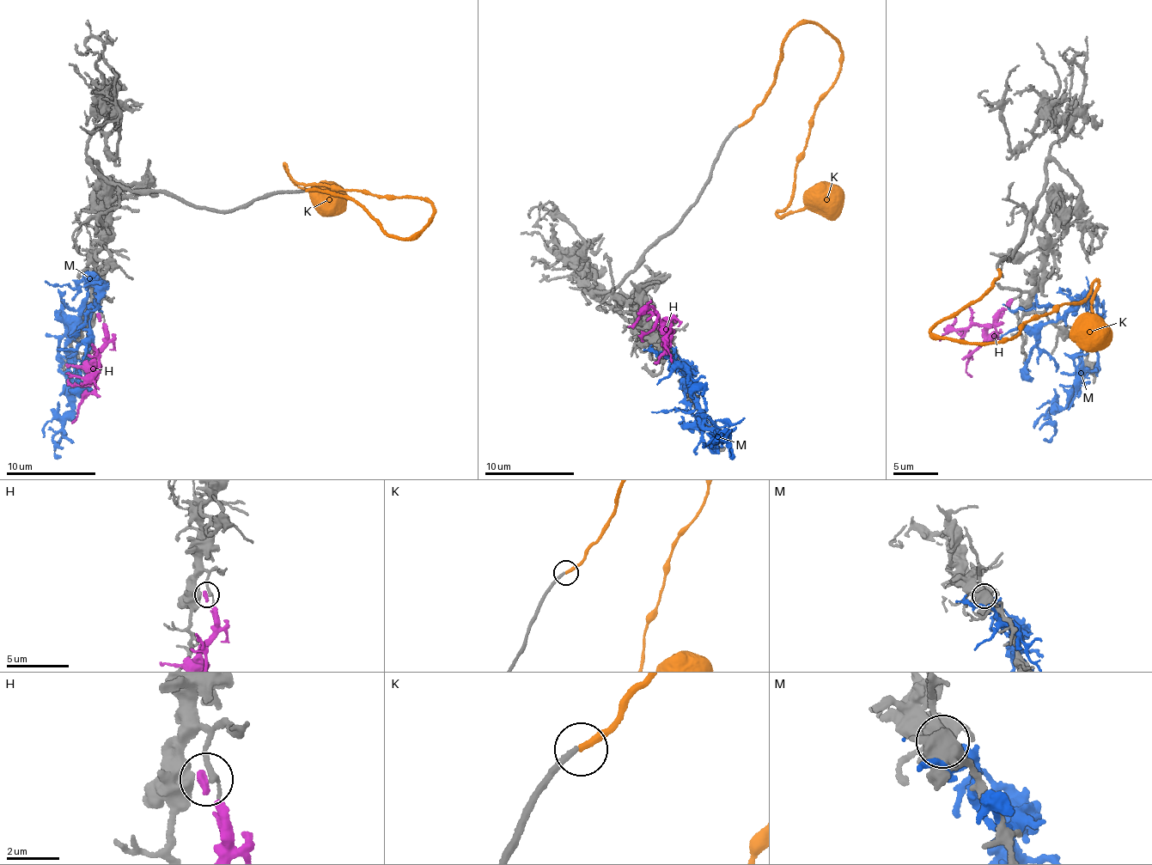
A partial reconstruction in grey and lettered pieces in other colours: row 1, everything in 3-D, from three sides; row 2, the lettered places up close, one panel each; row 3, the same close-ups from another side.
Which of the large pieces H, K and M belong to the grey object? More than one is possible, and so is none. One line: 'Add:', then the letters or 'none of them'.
Add: K

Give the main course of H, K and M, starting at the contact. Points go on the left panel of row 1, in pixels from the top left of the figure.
H: (100, 316), (106, 333), (97, 358), (94, 387), (79, 406), (77, 418), (70, 423)
K: (307, 191), (354, 201), (388, 235), (422, 234), (434, 209), (422, 196), (295, 182), (325, 204), (347, 201)
M: (94, 301), (91, 310), (90, 286), (65, 347), (73, 403), (59, 458)

